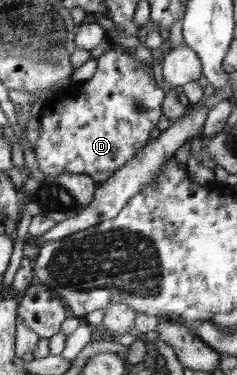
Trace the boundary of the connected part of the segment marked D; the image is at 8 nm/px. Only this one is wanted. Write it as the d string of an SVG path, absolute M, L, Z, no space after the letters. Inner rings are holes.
M116 44L96 61L97 68L92 78L72 84L66 93L61 93L61 97L51 98L43 104L37 118L40 134L34 153L38 169L45 175L86 174L97 184L107 181L112 173L127 165L148 145L150 131L159 125L156 121L163 117L163 102L166 98L164 89L156 84L154 74L146 69L143 62L126 53L122 45Z

